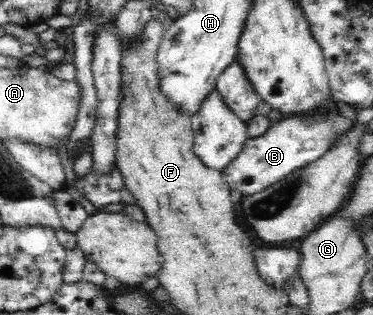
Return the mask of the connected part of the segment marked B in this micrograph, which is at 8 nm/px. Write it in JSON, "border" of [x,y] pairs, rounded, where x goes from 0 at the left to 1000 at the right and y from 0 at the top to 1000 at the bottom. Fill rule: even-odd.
{"border":[[[858,343],[858,352],[839,368],[764,368],[753,384],[729,390],[727,403],[713,416],[710,429],[689,438],[668,438],[657,448],[657,467],[633,505],[625,505],[611,527],[595,537],[598,568],[611,581],[614,600],[635,600],[654,622],[678,619],[692,606],[716,600],[732,581],[753,575],[786,543],[802,540],[828,517],[839,517],[847,505],[861,502],[952,390],[920,371],[903,356],[882,356],[877,343]]]}

